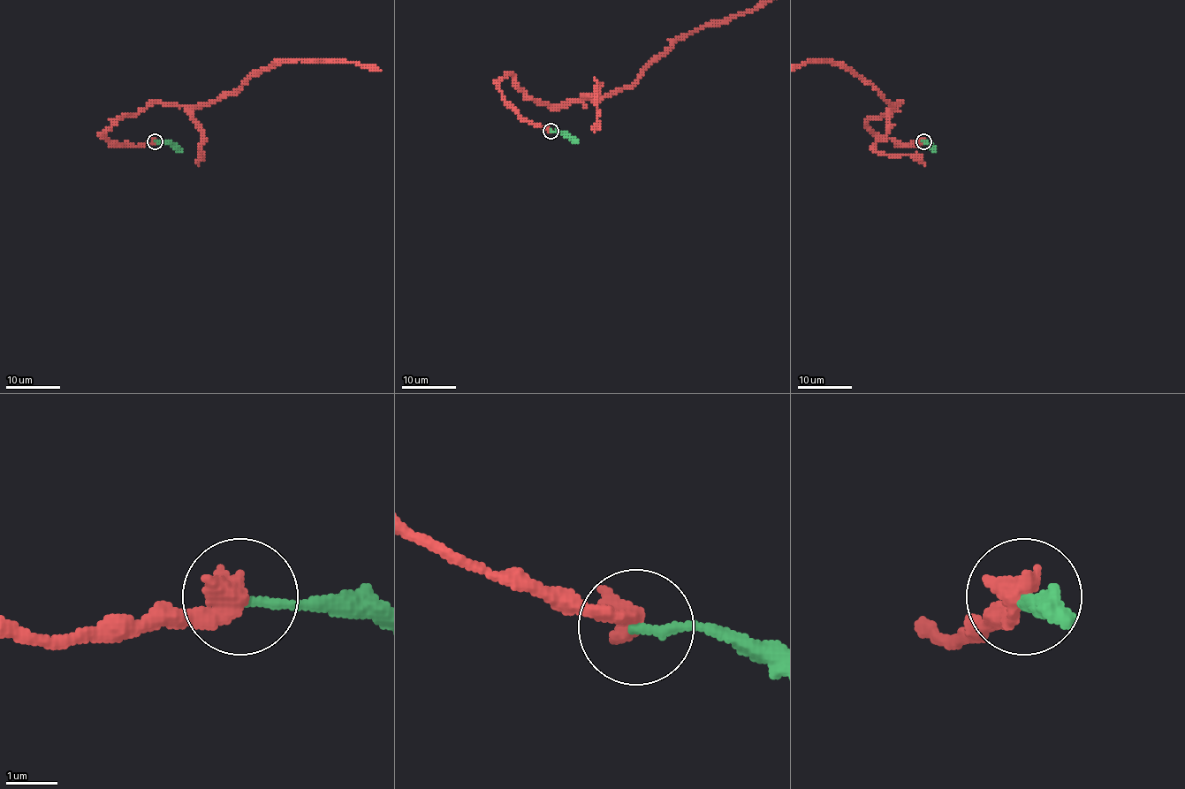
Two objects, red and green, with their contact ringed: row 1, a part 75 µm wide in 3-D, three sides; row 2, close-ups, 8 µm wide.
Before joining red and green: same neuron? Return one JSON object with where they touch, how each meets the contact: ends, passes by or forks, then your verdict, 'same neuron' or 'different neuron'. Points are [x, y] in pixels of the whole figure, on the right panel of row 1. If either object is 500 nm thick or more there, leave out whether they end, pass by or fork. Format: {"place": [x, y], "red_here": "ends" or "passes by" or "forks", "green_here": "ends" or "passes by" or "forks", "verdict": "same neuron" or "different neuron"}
{"place": [923, 141], "verdict": "different neuron"}

